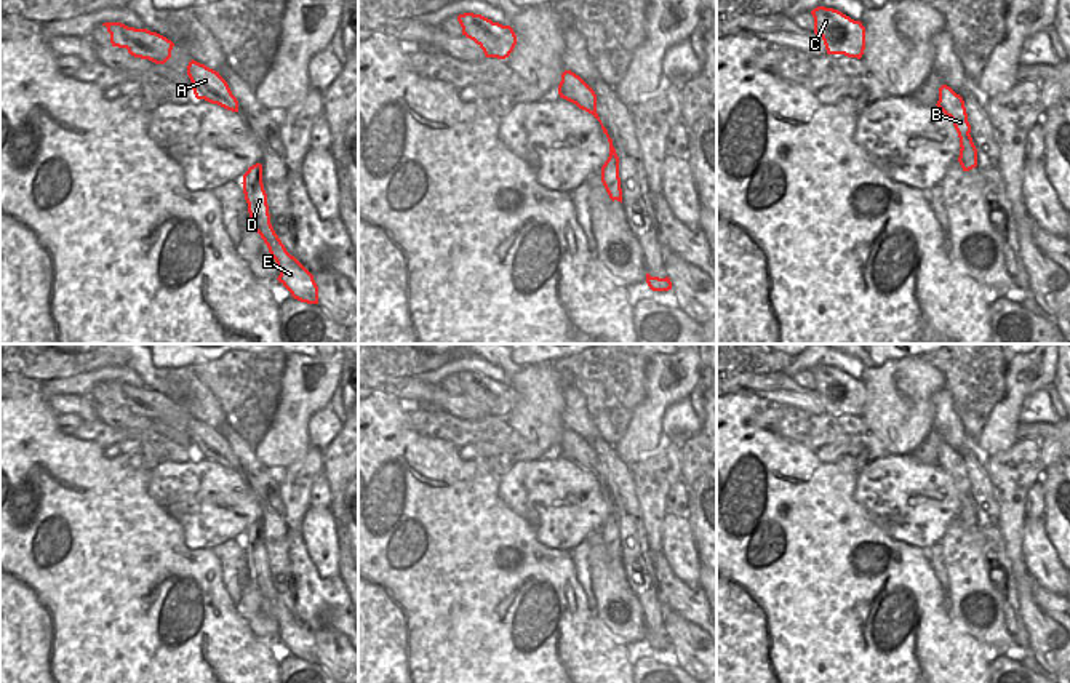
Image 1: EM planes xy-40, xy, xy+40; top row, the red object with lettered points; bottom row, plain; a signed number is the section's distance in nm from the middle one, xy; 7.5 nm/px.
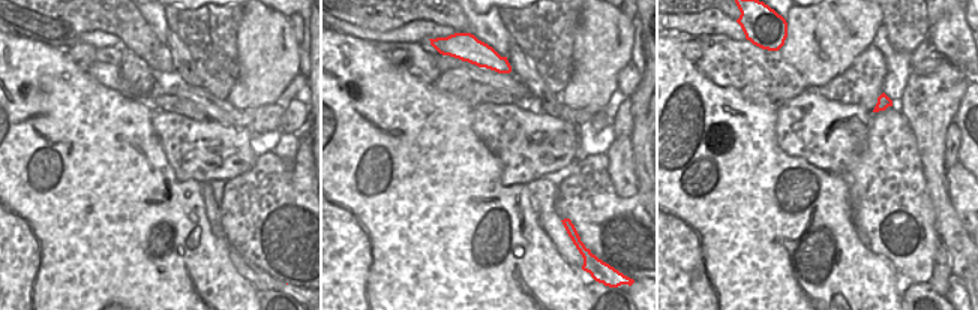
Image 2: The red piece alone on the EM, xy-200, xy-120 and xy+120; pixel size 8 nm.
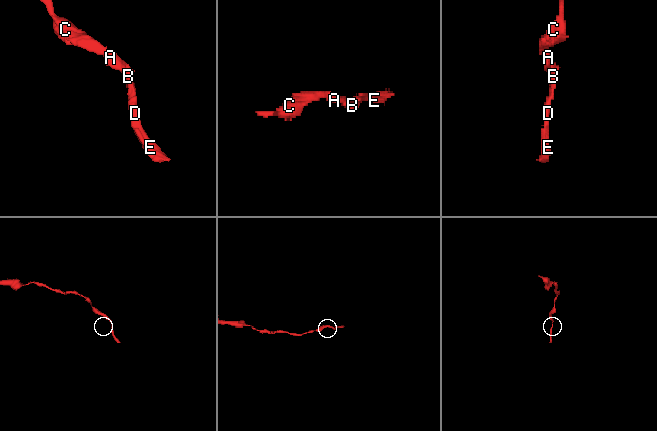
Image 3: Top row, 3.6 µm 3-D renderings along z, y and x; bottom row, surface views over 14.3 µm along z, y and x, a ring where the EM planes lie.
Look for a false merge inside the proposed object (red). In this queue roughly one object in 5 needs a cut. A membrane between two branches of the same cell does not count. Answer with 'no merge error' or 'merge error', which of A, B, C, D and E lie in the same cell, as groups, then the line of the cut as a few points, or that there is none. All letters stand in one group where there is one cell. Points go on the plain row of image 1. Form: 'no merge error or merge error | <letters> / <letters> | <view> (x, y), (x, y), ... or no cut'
no merge error | A B C D E | no cut

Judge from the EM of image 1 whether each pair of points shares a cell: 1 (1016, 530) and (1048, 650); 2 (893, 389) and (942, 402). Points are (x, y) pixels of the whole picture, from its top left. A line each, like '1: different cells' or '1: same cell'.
1: same cell
2: different cells

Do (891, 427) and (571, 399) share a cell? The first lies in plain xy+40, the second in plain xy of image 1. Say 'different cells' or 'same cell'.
different cells

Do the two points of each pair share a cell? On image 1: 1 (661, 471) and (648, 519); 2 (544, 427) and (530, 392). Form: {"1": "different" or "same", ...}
{"1": "same", "2": "same"}

